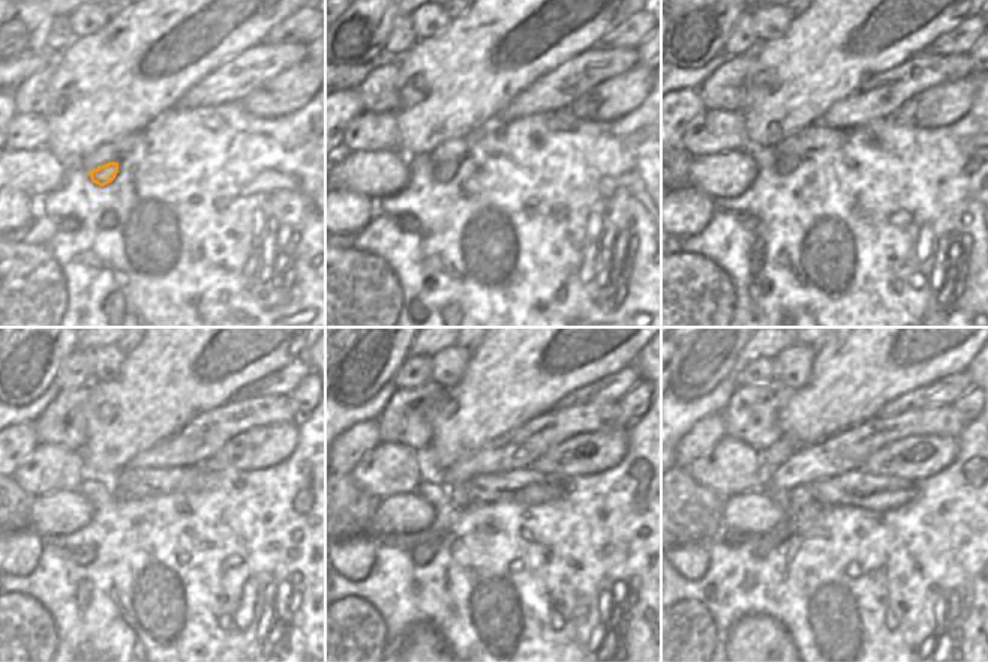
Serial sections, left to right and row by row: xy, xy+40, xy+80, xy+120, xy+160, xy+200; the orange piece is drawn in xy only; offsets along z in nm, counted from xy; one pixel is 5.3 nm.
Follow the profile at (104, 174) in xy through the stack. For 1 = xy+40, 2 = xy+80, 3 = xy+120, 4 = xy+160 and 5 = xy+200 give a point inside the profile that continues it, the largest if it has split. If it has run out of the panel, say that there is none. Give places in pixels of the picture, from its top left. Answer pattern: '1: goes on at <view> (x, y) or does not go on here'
1: goes on at xy+40 (444, 171)
2: goes on at xy+80 (784, 164)
3: goes on at xy+120 (120, 496)
4: goes on at xy+160 (458, 496)
5: goes on at xy+200 (796, 497)

